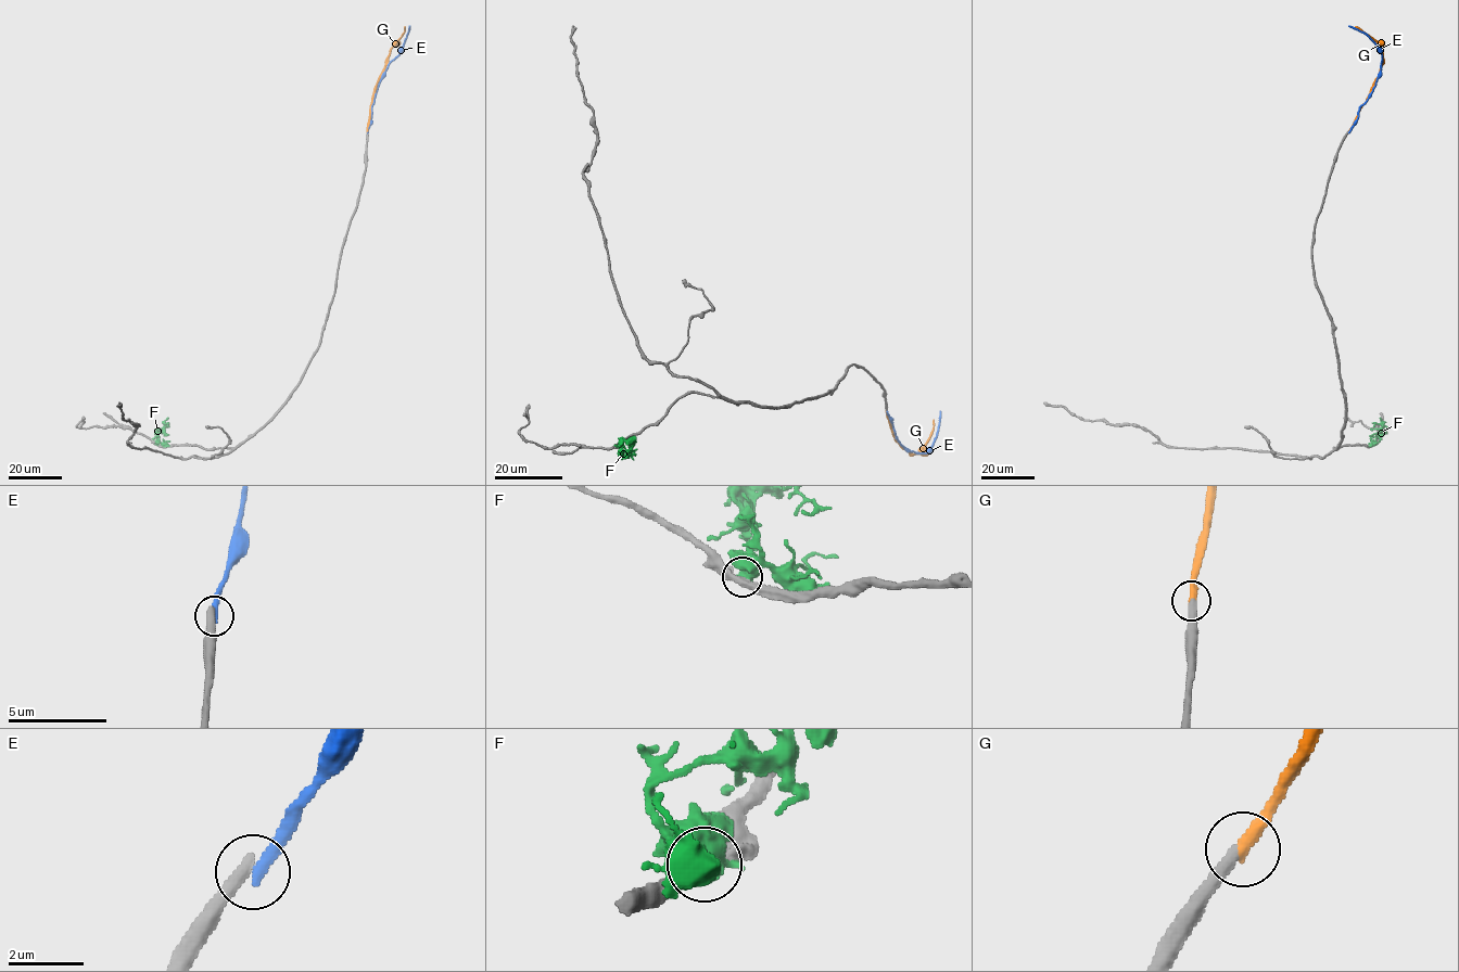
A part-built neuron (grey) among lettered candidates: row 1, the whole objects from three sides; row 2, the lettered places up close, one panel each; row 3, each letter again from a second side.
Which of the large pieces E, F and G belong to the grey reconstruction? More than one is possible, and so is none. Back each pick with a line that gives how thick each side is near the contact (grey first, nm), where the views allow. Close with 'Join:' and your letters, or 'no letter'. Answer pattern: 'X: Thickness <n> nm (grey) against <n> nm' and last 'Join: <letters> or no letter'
G: Thickness 360 nm (grey) against 400 nm
Join: G

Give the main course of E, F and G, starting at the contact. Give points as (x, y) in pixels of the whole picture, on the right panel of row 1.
E: (1348, 132), (1375, 85), (1382, 60), (1380, 49), (1366, 35), (1348, 26)
F: (1374, 444), (1370, 438), (1383, 432), (1382, 424), (1375, 423), (1373, 427)
G: (1349, 130), (1380, 71), (1383, 56), (1383, 49), (1355, 26)

